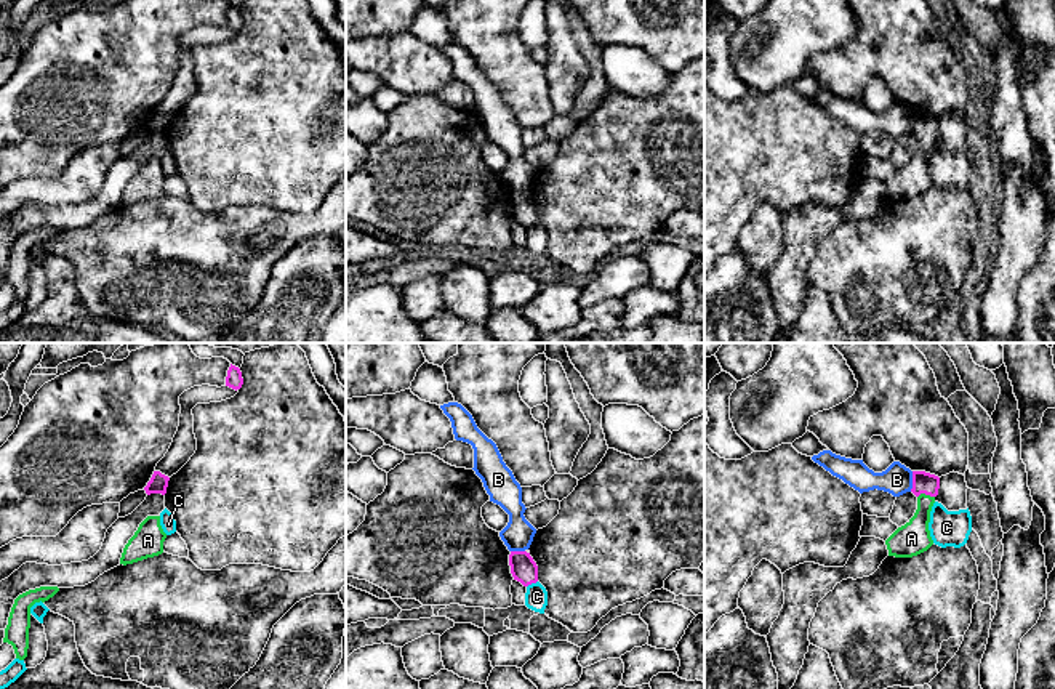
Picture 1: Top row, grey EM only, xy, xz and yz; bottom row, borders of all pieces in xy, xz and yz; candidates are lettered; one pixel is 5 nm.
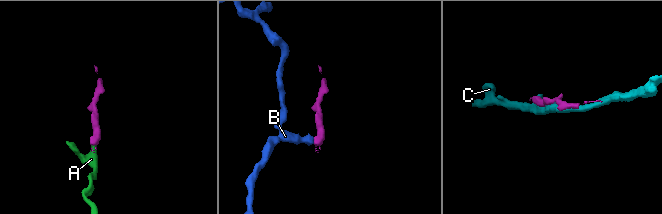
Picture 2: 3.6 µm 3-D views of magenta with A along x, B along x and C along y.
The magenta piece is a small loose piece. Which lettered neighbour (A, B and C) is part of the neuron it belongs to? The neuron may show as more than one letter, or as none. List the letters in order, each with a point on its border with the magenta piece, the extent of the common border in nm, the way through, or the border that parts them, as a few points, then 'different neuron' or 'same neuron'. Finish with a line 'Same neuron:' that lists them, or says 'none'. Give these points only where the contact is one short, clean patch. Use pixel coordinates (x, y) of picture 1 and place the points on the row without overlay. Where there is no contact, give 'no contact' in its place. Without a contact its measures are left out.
A: yz (926, 135) | 90 nm | across yz (922, 124), (926, 135), (922, 157), (911, 180) | same neuron
B: yz (913, 122) | 110 nm | along yz (913, 112), (913, 128), (910, 132) | different neuron
C: xz (532, 223) | 70 nm | different neuron
Same neuron: A

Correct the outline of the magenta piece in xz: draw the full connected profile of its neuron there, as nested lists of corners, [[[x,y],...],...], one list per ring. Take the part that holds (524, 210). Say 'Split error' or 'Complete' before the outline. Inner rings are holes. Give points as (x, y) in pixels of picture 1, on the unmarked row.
Complete. [[[511,192],[509,207],[514,221],[520,223],[523,228],[538,223],[538,207],[527,192]]]

